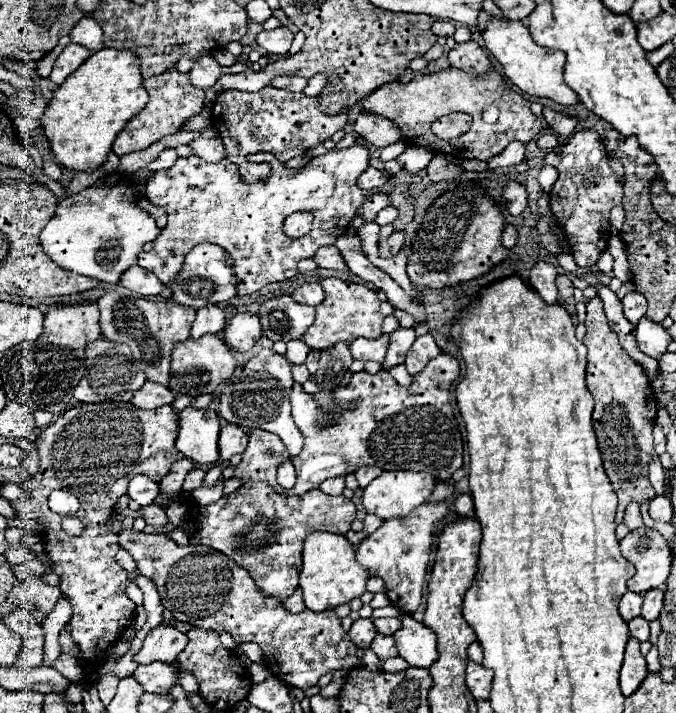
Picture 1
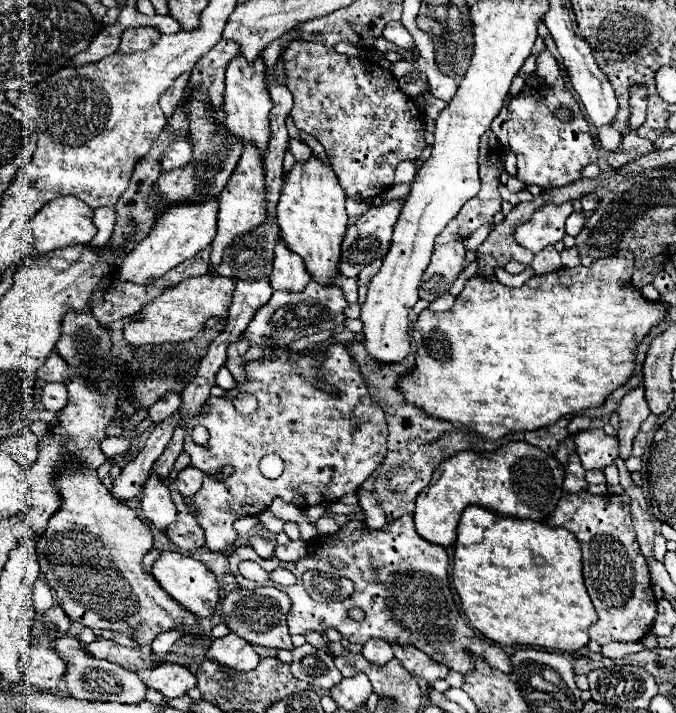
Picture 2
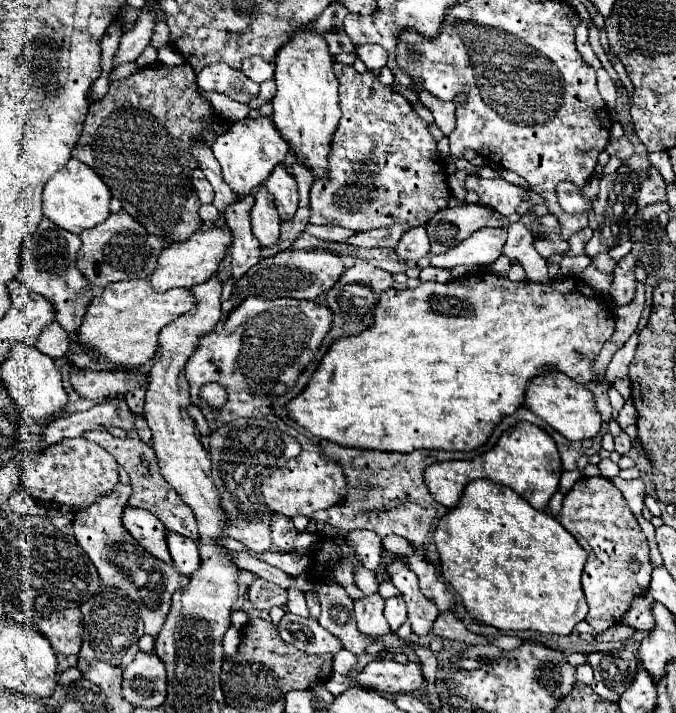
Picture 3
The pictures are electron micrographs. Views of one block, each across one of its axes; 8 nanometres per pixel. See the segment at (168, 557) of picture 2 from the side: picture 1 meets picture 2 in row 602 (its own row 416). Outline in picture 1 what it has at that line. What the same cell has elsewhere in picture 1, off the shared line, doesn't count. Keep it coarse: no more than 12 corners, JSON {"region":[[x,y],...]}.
{"region":[[178,412],[176,448],[198,464],[218,460],[218,414]]}

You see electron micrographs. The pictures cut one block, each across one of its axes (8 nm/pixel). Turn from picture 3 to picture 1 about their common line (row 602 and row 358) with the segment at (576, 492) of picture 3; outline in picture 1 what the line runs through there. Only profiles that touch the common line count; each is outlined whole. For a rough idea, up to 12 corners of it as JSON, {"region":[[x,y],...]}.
{"region":[[602,300],[582,342],[594,432],[618,494],[654,498],[648,462],[658,402],[618,344]]}

